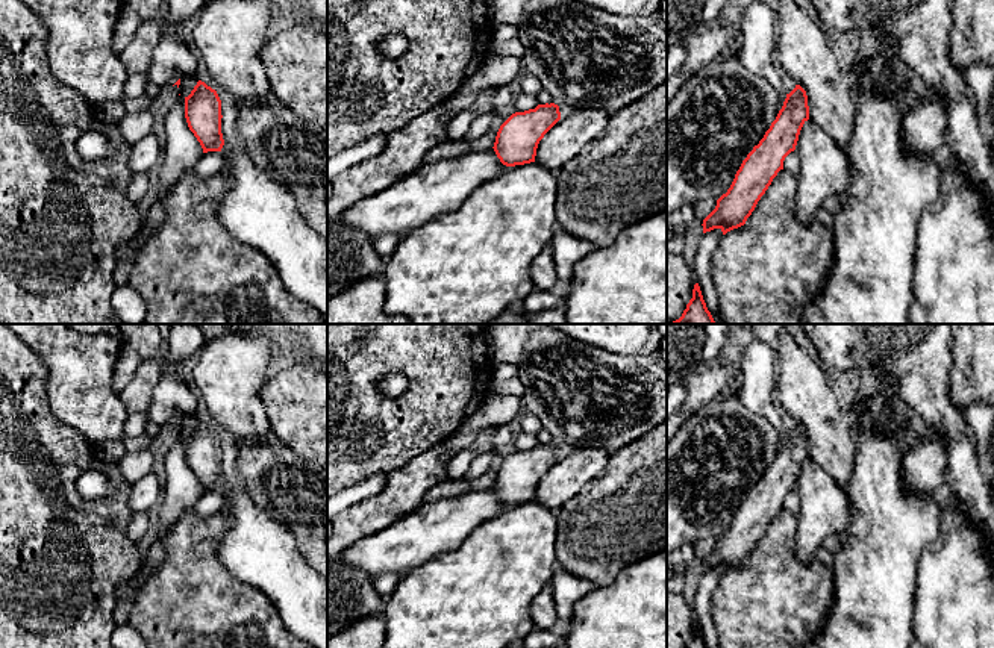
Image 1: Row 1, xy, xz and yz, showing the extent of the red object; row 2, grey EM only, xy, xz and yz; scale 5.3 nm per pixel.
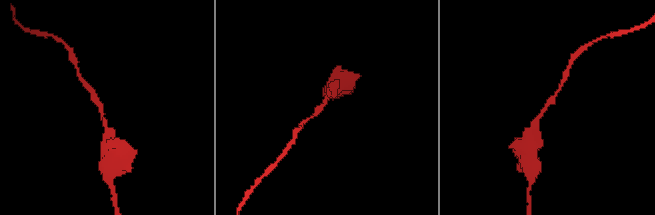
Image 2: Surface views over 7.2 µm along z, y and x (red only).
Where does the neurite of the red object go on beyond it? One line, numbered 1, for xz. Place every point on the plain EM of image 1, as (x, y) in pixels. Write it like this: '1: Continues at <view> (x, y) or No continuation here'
1: No continuation here

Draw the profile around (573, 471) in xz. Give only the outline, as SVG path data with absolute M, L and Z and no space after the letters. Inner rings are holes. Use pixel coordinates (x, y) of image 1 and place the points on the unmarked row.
M600 448L570 450L539 480L535 501L556 513L589 481L603 475L609 456L606 450Z

